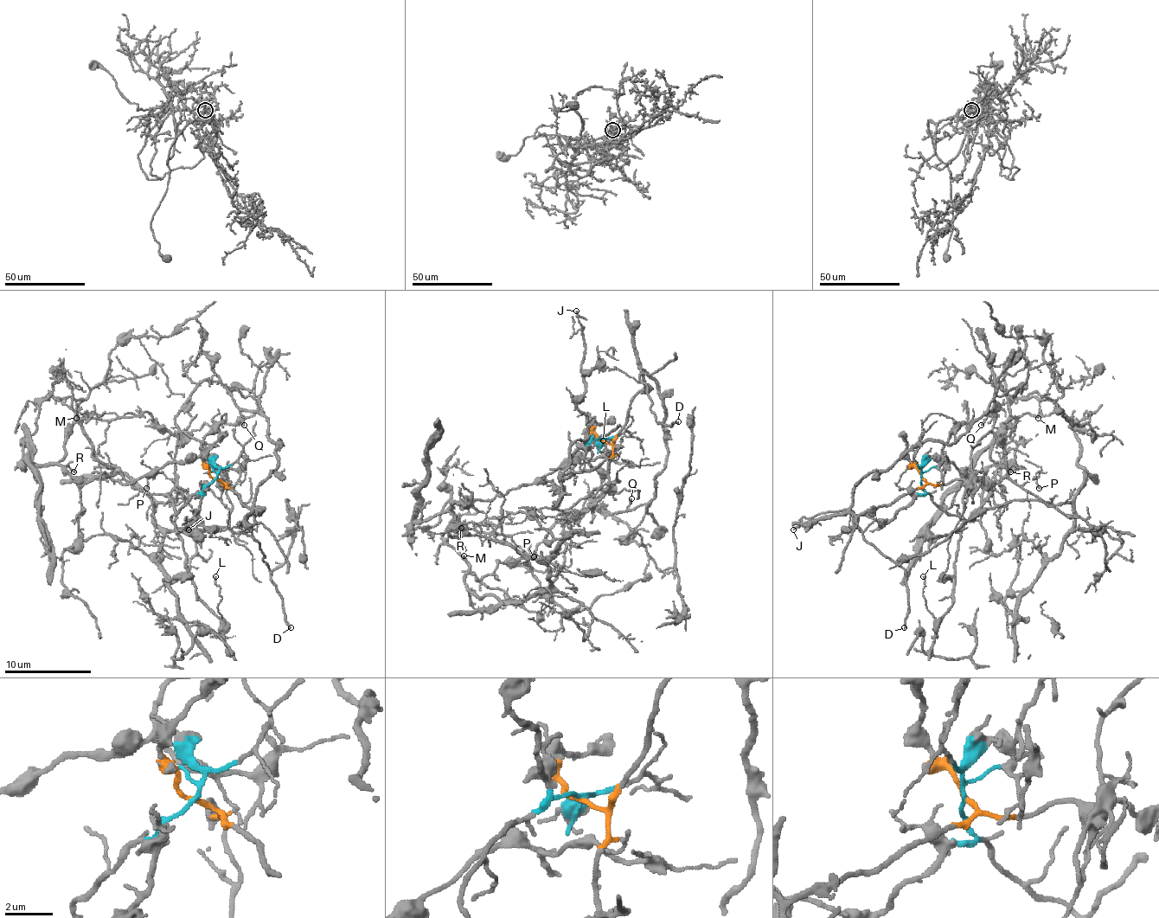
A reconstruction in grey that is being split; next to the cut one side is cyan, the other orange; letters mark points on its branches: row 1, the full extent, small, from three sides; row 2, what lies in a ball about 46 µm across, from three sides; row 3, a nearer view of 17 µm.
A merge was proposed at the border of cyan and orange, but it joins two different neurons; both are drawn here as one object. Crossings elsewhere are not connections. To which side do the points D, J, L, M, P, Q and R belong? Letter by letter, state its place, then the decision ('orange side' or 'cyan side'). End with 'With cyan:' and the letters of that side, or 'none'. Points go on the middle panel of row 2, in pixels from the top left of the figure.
D: (678, 421) | orange side
J: (576, 311) | cyan side
L: (603, 440) | cyan side
M: (464, 555) | cyan side
P: (534, 556) | cyan side
Q: (631, 498) | orange side
R: (461, 528) | cyan side
With cyan: J, L, M, P, R

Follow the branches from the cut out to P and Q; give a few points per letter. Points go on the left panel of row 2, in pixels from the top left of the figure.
P: (214, 478), (174, 521), (169, 493), (178, 478), (176, 484), (161, 473), (145, 489)
Q: (214, 478), (256, 512), (256, 489), (273, 471), (280, 441), (269, 437), (265, 417), (243, 410), (243, 426)

